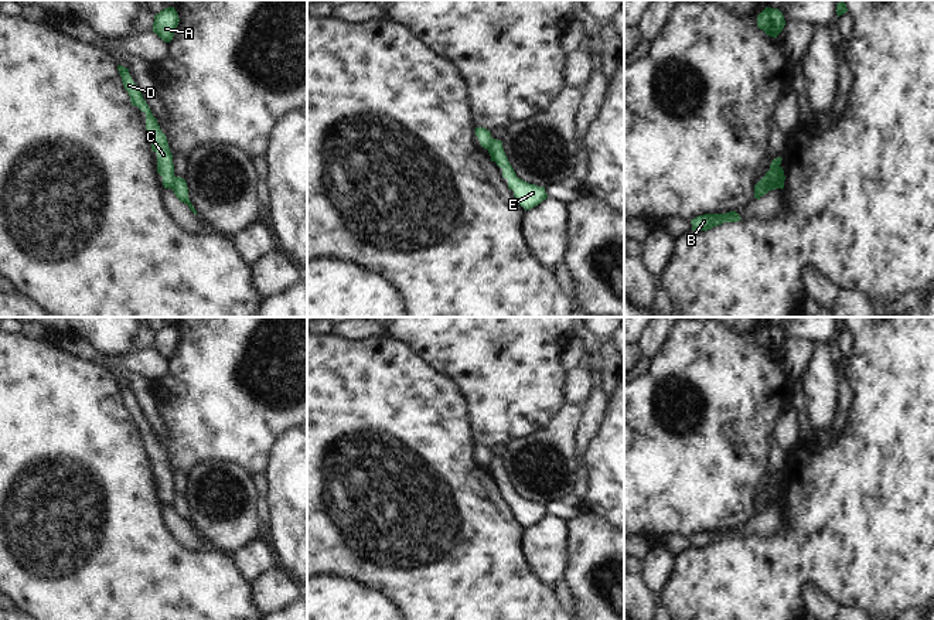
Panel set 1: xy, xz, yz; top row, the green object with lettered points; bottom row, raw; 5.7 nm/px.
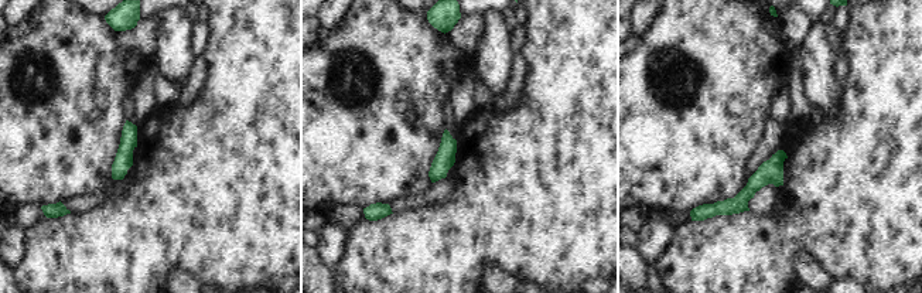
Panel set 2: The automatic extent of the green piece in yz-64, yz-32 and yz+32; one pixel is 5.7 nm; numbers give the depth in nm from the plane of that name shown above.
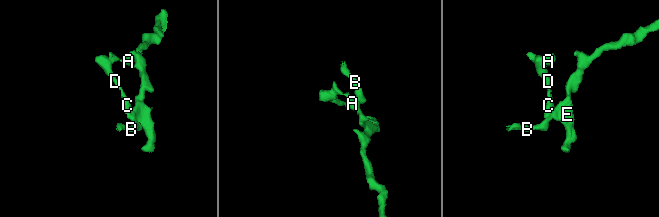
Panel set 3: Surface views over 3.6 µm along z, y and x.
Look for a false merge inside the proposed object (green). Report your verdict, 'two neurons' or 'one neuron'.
two neurons

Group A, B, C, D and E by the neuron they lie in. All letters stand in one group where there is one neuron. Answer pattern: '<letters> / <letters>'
A C D / B E

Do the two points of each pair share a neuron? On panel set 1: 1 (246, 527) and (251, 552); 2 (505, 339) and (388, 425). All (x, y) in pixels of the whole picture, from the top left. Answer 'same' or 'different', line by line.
1: different
2: different

